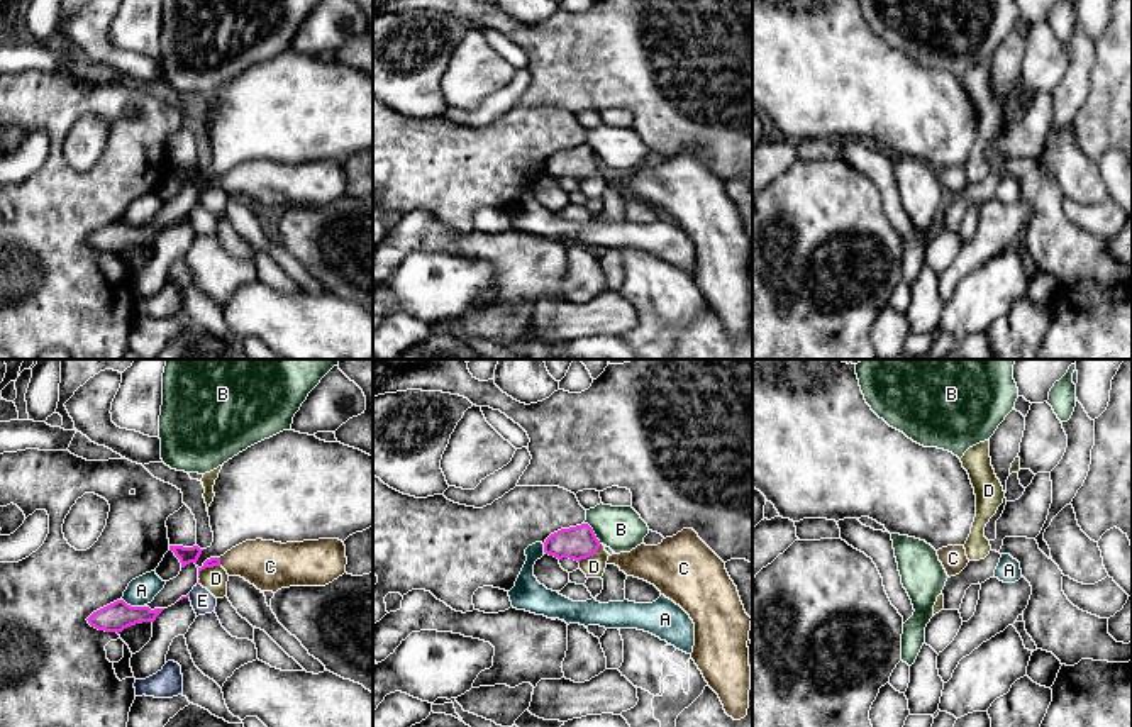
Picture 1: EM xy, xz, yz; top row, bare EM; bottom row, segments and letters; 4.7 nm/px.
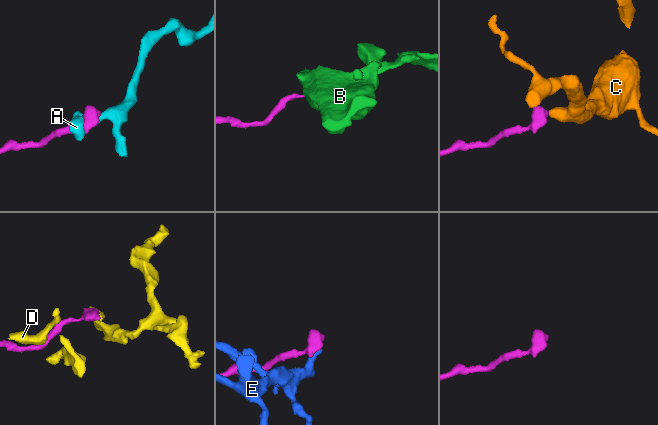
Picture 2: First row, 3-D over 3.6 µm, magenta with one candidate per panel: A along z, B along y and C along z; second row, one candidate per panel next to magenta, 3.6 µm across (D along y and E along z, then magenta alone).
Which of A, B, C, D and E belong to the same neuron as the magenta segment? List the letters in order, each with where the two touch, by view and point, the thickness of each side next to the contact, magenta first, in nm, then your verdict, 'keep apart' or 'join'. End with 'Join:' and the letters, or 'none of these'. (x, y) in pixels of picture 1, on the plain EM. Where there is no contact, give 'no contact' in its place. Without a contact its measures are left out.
A: xy (133, 227) | 140/130 nm | keep apart
B: xz (593, 153) | 160/200 nm | keep apart
C: xy (219, 182) | 50/240 nm | join
D: xy (204, 188) | 50/120 nm | keep apart
E: no contact | keep apart
Join: C

